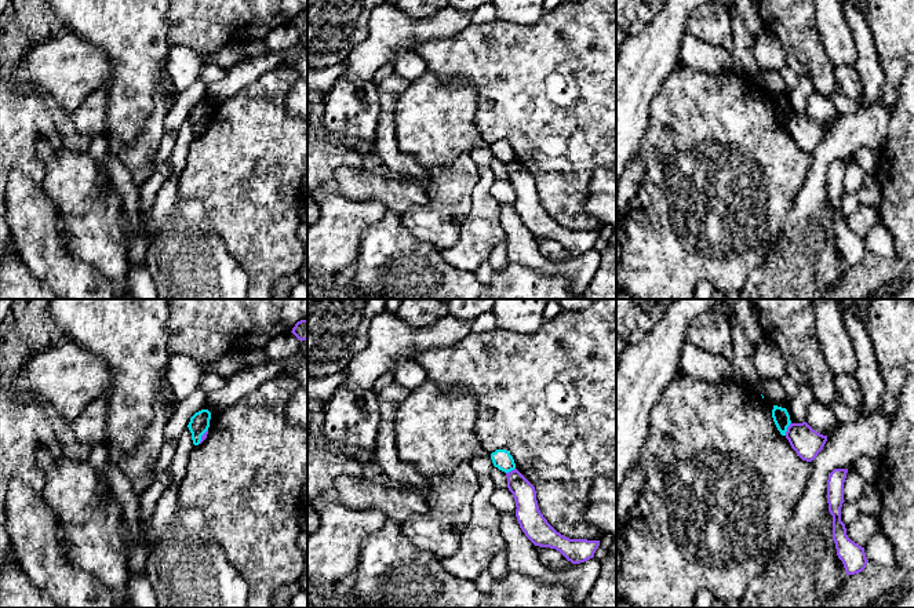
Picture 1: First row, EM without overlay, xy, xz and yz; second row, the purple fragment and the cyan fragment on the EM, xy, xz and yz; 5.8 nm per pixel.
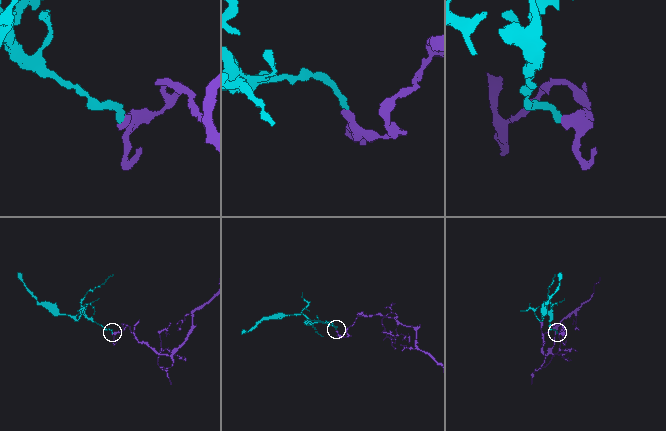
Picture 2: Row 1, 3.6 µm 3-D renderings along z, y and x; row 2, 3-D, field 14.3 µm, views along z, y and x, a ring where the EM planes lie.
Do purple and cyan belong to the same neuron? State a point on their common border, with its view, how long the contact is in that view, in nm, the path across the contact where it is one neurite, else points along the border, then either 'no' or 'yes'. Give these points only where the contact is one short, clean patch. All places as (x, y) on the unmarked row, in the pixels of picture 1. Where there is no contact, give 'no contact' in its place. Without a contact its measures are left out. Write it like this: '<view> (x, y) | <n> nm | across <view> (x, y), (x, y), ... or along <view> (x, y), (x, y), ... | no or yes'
yz (787, 120) | 90 nm | along yz (790, 113), (785, 126) | no

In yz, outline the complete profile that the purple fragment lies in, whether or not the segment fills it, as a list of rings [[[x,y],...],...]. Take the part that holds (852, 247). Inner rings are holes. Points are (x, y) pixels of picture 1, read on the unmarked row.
[[[834,160],[830,164],[827,171],[827,194],[833,207],[833,232],[837,247],[842,252],[846,266],[855,266],[866,259],[869,251],[866,250],[864,239],[848,229],[845,215],[841,212],[846,164],[848,160]]]

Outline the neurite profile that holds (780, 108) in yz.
[[[773,97],[772,109],[780,125],[786,127],[787,119],[791,114],[787,101]]]

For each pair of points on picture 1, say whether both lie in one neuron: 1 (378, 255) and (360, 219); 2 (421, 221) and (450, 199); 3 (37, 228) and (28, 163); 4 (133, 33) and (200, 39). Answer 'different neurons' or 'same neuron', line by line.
1: different neurons
2: same neuron
3: different neurons
4: different neurons

